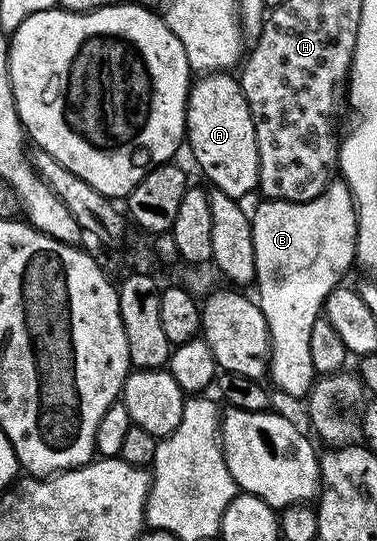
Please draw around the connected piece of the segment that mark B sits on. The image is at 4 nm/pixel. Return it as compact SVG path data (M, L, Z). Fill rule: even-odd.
M333 179L328 186L309 201L261 200L256 213L251 214L254 231L254 263L256 264L255 284L260 285L258 304L268 324L272 340L270 358L270 381L282 392L304 399L316 381L318 374L310 359L310 331L314 323L321 320L324 301L332 290L341 284L348 268L356 261L356 202L342 179Z

